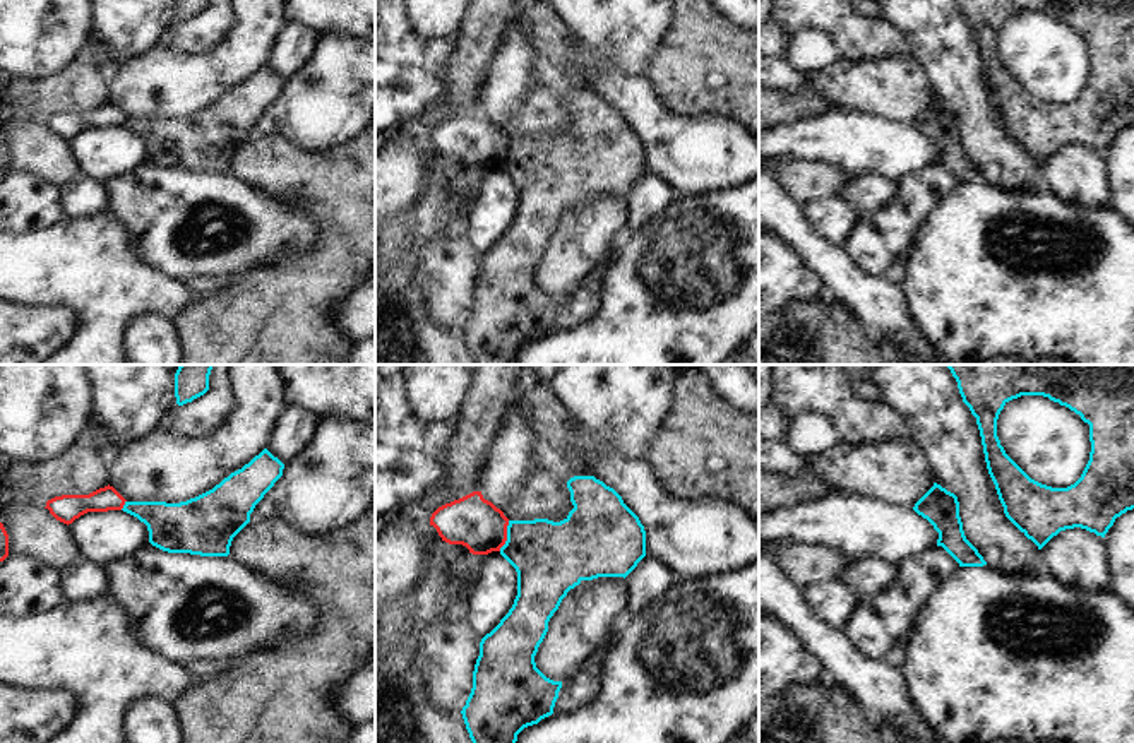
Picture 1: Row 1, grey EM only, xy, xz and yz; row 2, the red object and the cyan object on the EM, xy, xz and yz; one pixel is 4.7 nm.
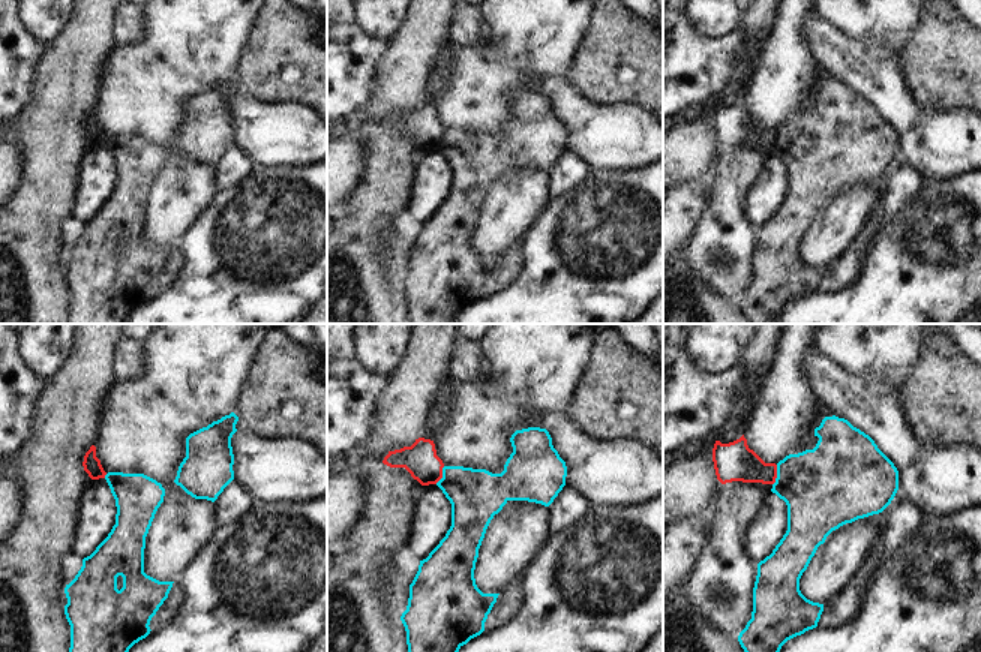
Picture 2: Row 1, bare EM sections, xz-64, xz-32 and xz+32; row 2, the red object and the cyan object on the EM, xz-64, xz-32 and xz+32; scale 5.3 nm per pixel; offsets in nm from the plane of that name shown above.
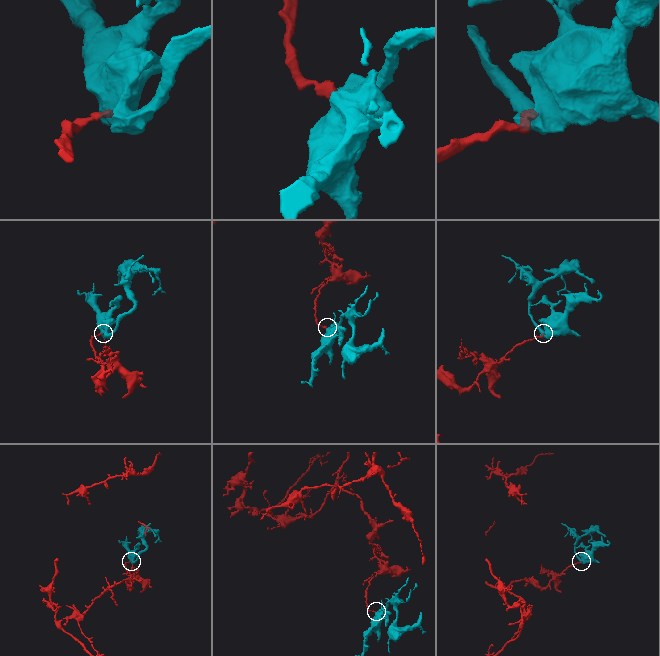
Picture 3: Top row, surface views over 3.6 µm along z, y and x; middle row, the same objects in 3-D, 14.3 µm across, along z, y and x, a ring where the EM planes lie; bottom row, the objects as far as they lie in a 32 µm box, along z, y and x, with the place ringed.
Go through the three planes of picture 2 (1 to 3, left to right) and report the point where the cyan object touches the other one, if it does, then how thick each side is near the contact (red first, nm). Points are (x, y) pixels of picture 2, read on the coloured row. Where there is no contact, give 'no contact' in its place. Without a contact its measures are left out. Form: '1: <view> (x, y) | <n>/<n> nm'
1: xz-64 (105, 474) | 100/240 nm
2: xz-32 (441, 475) | 180/280 nm
3: xz+32 (776, 475) | 200/420 nm

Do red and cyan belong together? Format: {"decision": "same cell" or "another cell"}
{"decision": "another cell"}

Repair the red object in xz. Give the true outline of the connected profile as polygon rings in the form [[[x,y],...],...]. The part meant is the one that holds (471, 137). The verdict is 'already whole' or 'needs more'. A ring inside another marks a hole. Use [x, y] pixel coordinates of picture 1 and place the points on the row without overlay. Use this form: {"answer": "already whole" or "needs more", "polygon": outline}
{"answer": "already whole", "polygon": [[[481,108],[439,123],[432,134],[433,142],[449,161],[463,161],[473,171],[500,168],[507,158],[509,135]]]}

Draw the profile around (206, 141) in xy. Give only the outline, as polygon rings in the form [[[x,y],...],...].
[[[267,65],[212,106],[180,120],[125,118],[123,128],[147,142],[149,159],[168,169],[228,173],[233,154],[283,92],[284,80]]]

